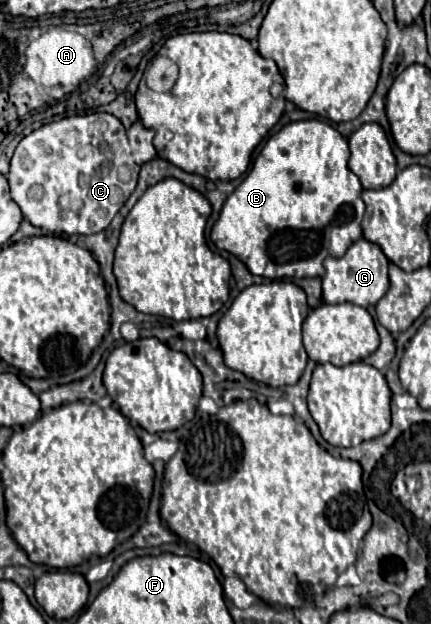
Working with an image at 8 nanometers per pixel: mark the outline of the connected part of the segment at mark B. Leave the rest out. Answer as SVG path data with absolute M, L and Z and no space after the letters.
M299 120L283 126L263 146L247 178L225 200L219 220L211 228L211 242L237 256L251 274L265 278L321 278L327 256L341 258L347 248L361 238L361 220L365 204L361 200L361 182L347 168L347 140L321 120Z

